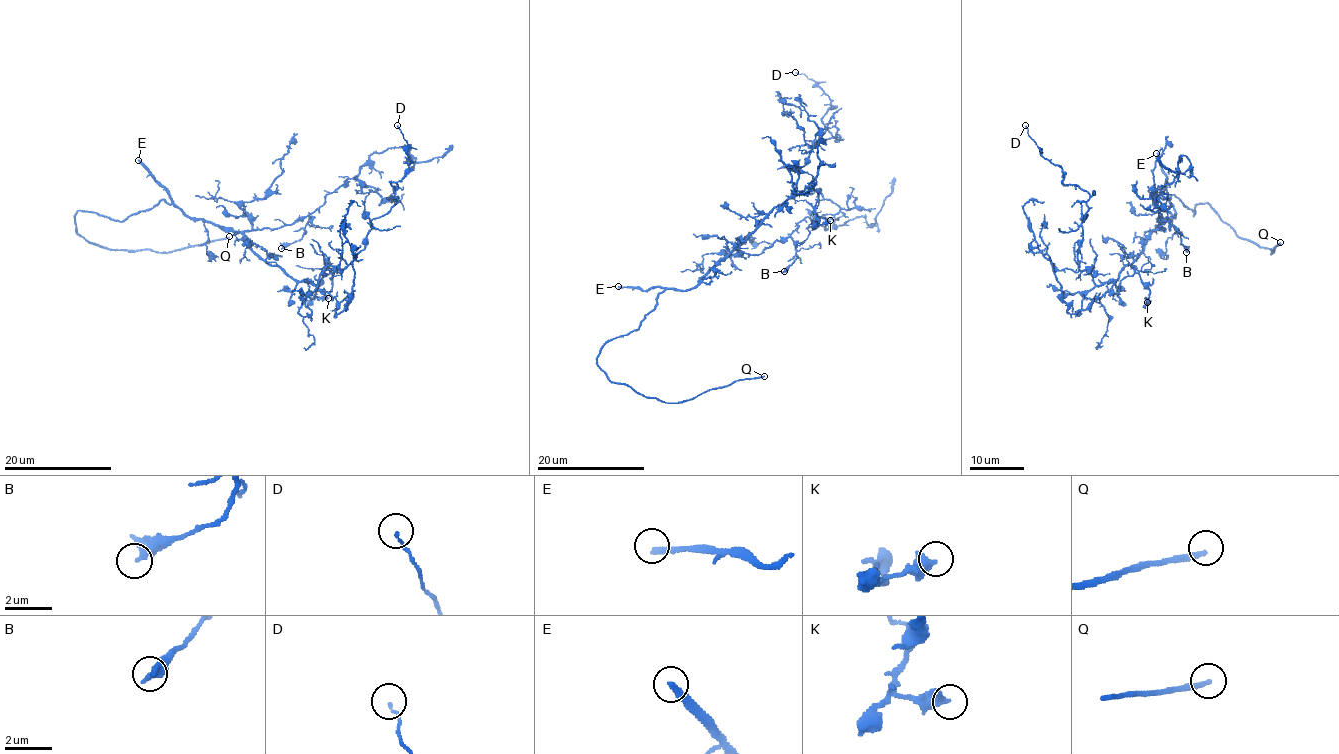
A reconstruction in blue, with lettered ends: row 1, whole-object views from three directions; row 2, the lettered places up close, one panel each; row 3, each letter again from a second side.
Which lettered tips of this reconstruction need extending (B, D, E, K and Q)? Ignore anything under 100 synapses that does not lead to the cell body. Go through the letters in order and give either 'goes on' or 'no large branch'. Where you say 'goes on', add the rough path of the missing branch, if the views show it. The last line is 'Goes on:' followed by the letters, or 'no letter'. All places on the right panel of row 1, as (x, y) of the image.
B: no large branch
D: no large branch
E: goes on
K: no large branch
Q: goes on; course (1280, 242), (1283, 240), (1281, 233), (1288, 220), (1292, 196), (1302, 188), (1313, 187)
Goes on: E, Q

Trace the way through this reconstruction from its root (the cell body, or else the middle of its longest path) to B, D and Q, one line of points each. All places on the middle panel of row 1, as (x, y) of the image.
B: (721, 260), (734, 250), (760, 254), (775, 241), (789, 238), (798, 256), (784, 271)
D: (721, 260), (792, 194), (796, 169), (817, 142), (839, 134), (834, 138), (822, 123), (830, 97), (795, 72)
Q: (721, 260), (691, 288), (659, 294), (637, 328), (602, 348), (598, 366), (611, 381), (667, 403), (764, 376)

